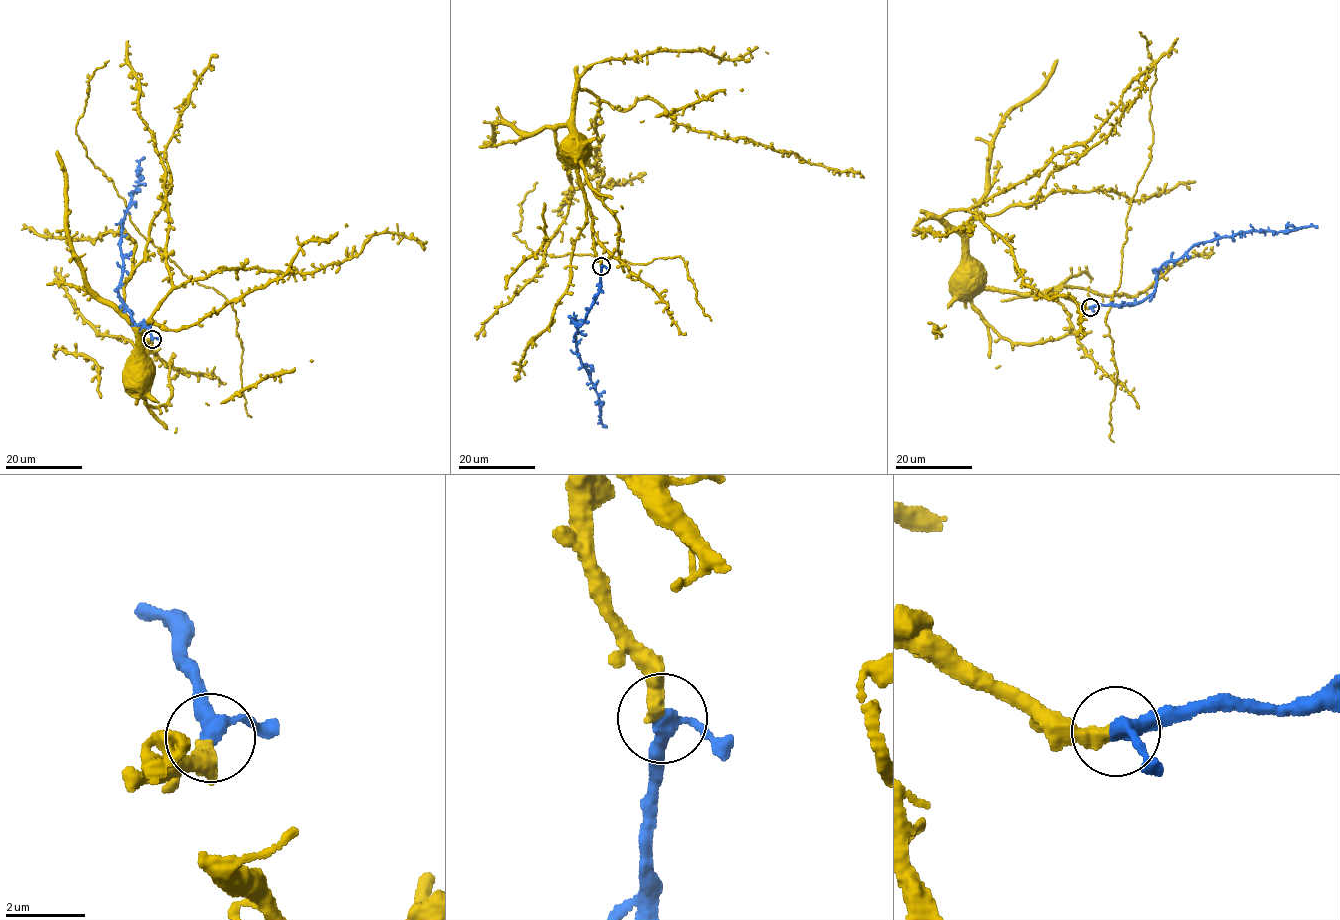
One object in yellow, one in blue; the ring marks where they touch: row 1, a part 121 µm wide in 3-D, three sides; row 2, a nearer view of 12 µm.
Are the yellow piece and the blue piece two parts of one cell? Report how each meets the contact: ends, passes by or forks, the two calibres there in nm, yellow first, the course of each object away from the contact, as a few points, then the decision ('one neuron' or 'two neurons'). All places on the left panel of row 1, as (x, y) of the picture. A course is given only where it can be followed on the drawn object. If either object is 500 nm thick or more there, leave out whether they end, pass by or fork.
yellow ends | blue passes by | 400/360 nm | yellow via (152, 340), (146, 343), (148, 356), (140, 369), (140, 378), (138, 374) | blue via (152, 339), (149, 327), (134, 322), (118, 291), (123, 267), (121, 225), (139, 182), (138, 165), (144, 156) | one neuron

